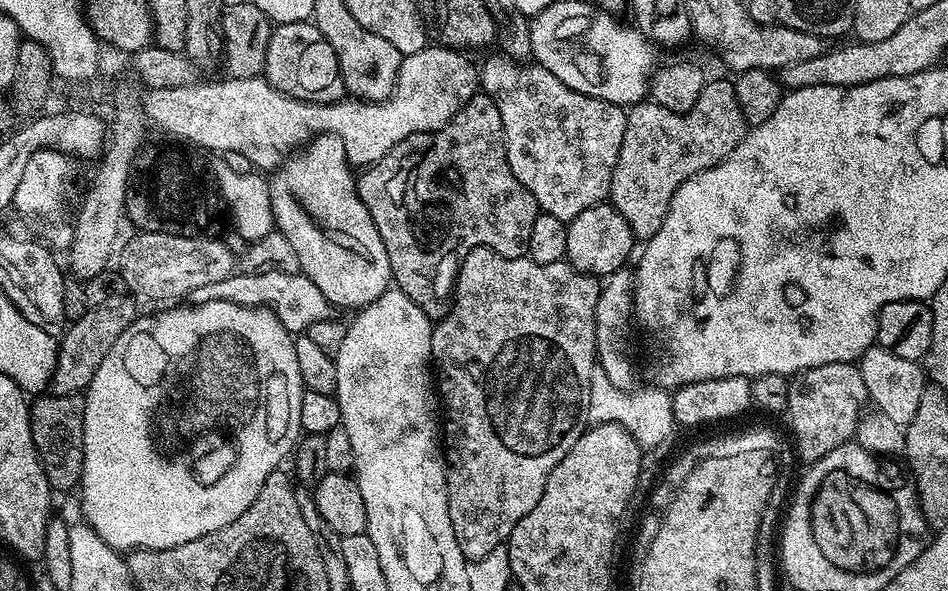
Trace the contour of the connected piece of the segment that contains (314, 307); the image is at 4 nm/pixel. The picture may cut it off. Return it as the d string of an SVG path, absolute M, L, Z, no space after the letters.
M237 271L227 276L222 282L214 282L210 286L202 286L194 290L191 299L196 302L205 300L225 300L241 304L247 308L270 308L272 313L282 322L282 326L290 333L307 333L314 322L333 319L334 305L329 302L310 282L310 278L295 272L294 274L278 274L277 272L246 272Z

